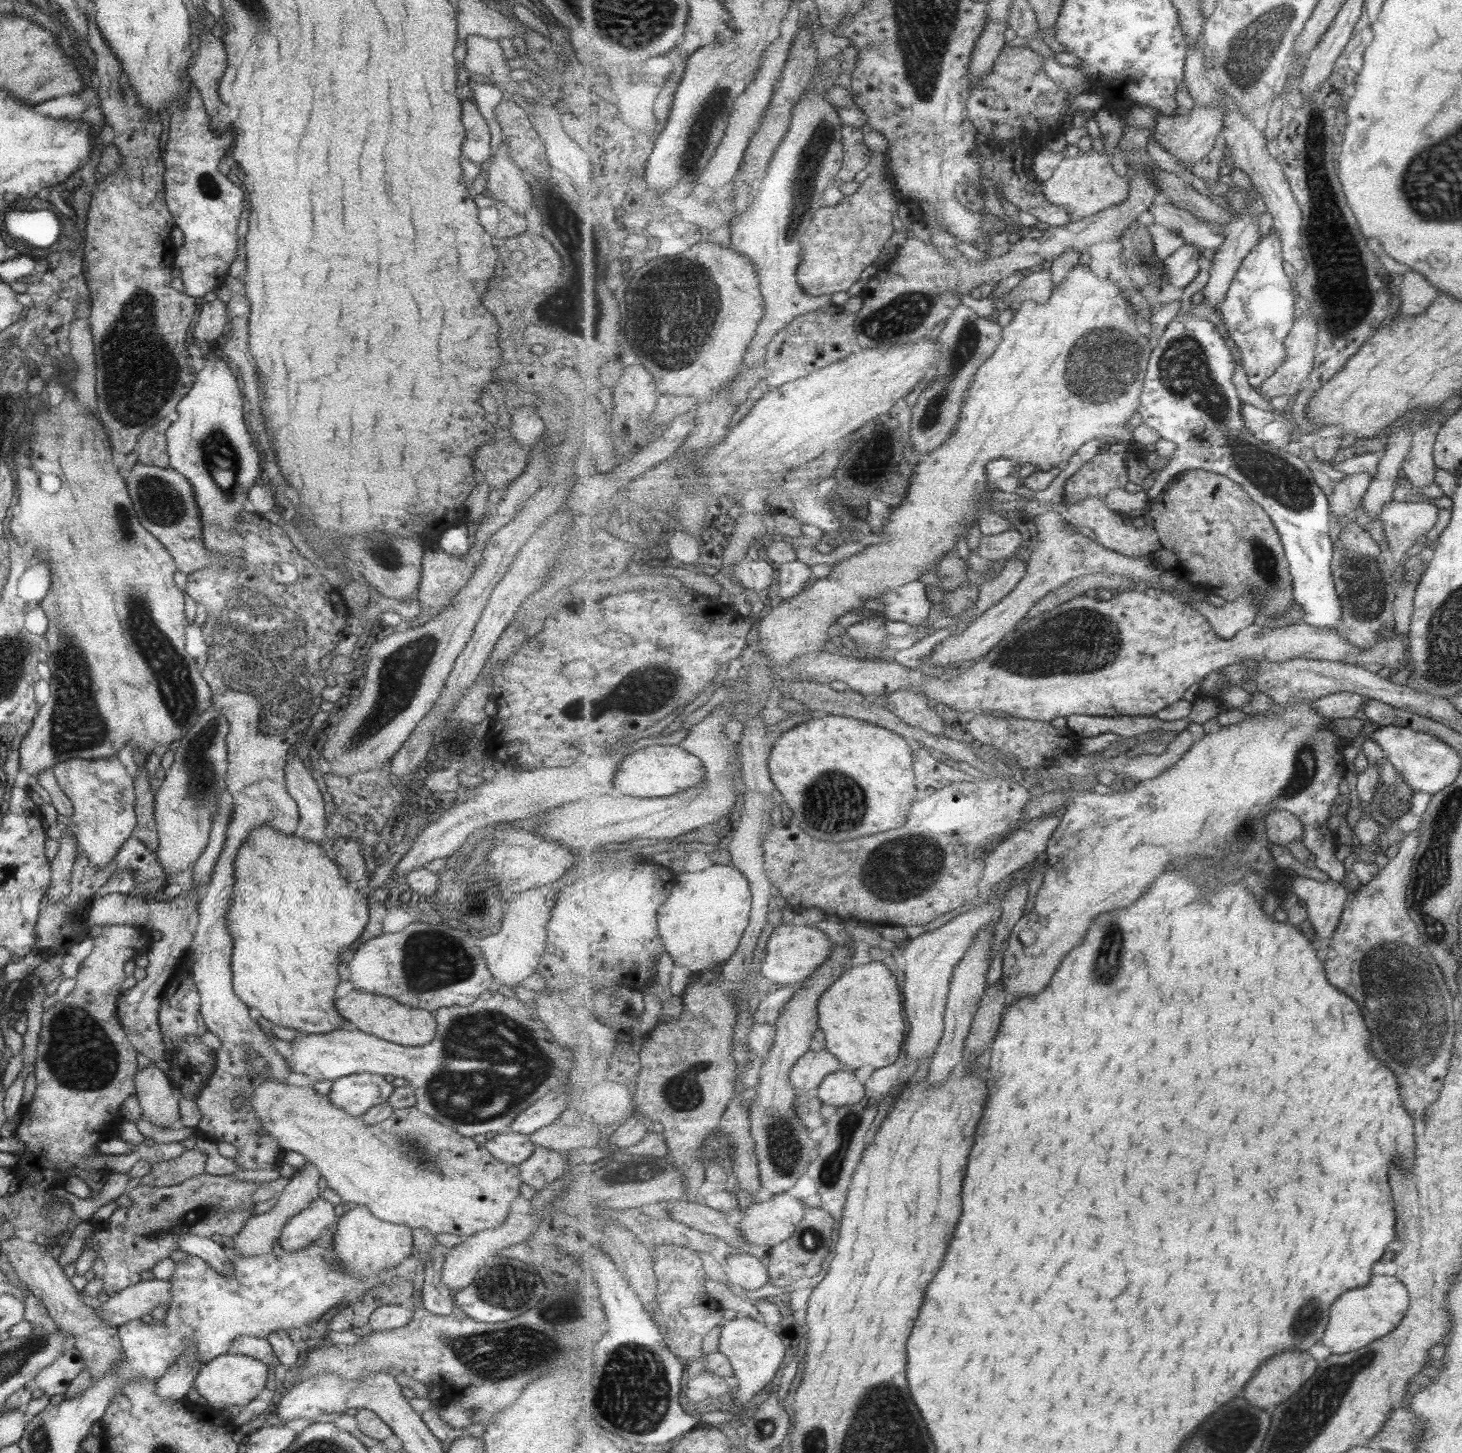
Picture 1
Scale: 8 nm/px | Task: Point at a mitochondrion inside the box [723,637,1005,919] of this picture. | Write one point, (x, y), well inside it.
(909, 866)

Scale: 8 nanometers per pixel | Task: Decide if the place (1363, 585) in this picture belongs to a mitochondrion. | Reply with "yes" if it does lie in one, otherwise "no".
yes

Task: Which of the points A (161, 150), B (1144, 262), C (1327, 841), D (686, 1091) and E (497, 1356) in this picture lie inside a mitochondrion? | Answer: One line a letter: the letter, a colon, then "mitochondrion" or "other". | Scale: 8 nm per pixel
A: other
B: mitochondrion
C: other
D: mitochondrion
E: mitochondrion

